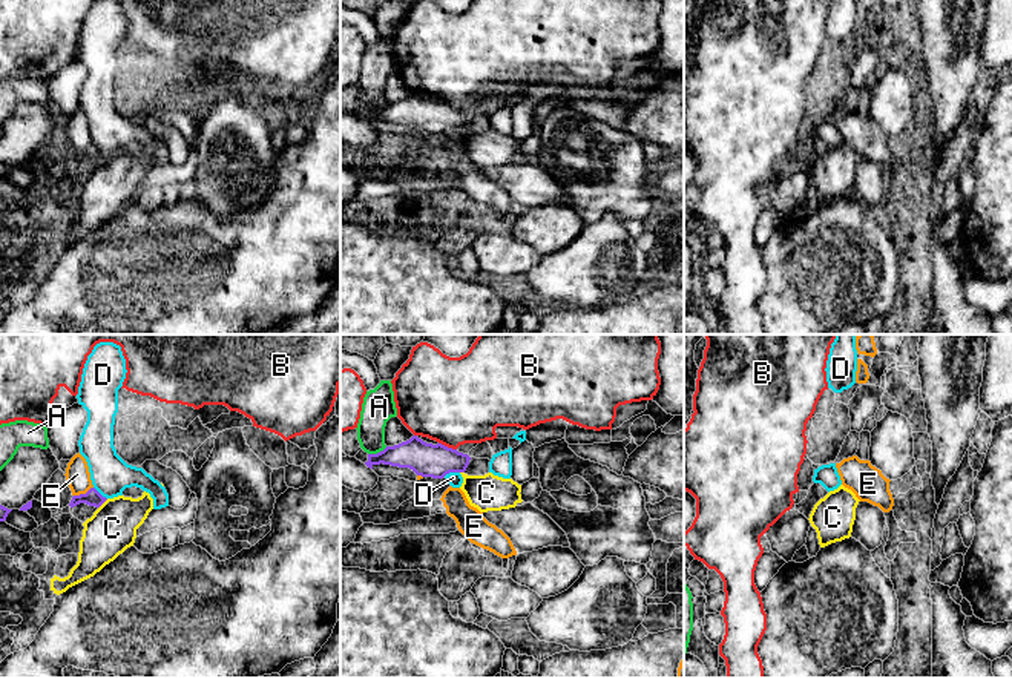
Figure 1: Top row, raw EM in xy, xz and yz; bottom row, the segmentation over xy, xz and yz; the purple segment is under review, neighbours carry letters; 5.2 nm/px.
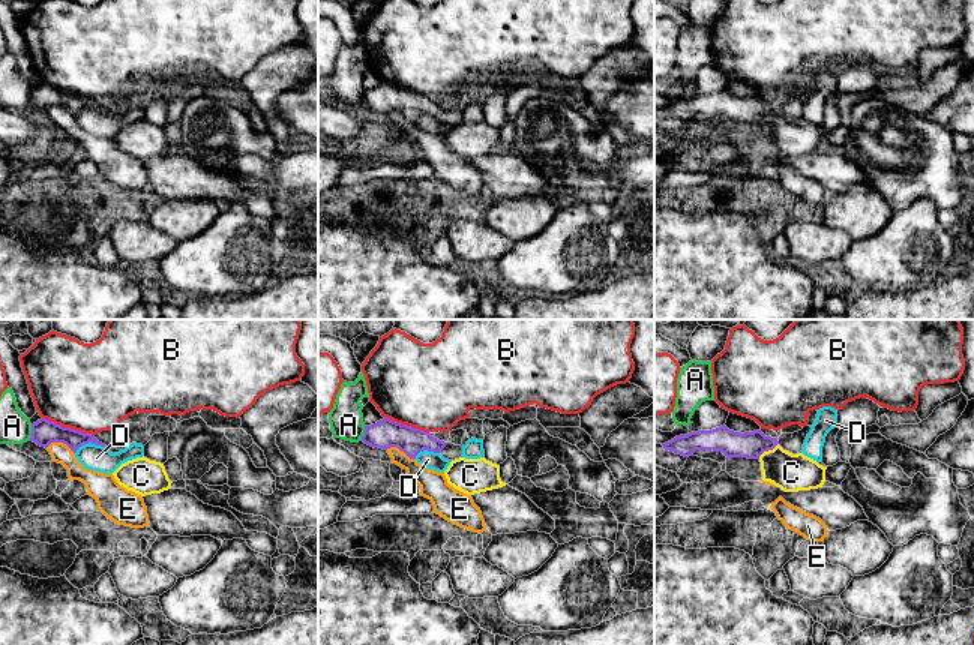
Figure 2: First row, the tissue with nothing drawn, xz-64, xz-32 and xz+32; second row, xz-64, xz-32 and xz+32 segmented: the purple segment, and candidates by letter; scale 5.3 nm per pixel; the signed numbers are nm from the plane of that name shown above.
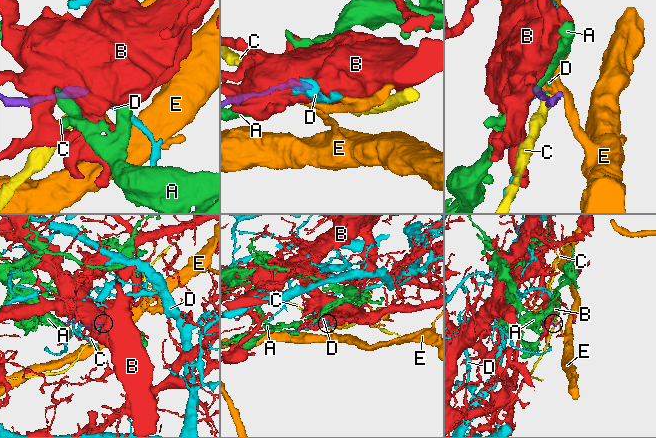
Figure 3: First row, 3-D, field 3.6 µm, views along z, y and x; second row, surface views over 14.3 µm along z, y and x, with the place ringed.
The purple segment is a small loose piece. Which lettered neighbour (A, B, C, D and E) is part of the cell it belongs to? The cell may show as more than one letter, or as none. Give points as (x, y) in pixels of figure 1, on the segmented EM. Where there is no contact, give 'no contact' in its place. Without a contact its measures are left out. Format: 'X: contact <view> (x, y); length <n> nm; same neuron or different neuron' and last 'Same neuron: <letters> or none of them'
A: contact xz (377, 453); length 110 nm; different neuron
B: contact xz (446, 447); length 100 nm; different neuron
C: contact xy (103, 502); length 80 nm; different neuron
D: contact xz (451, 471); length 90 nm; different neuron
E: contact xy (83, 494); length 120 nm; different neuron
Same neuron: none of them

